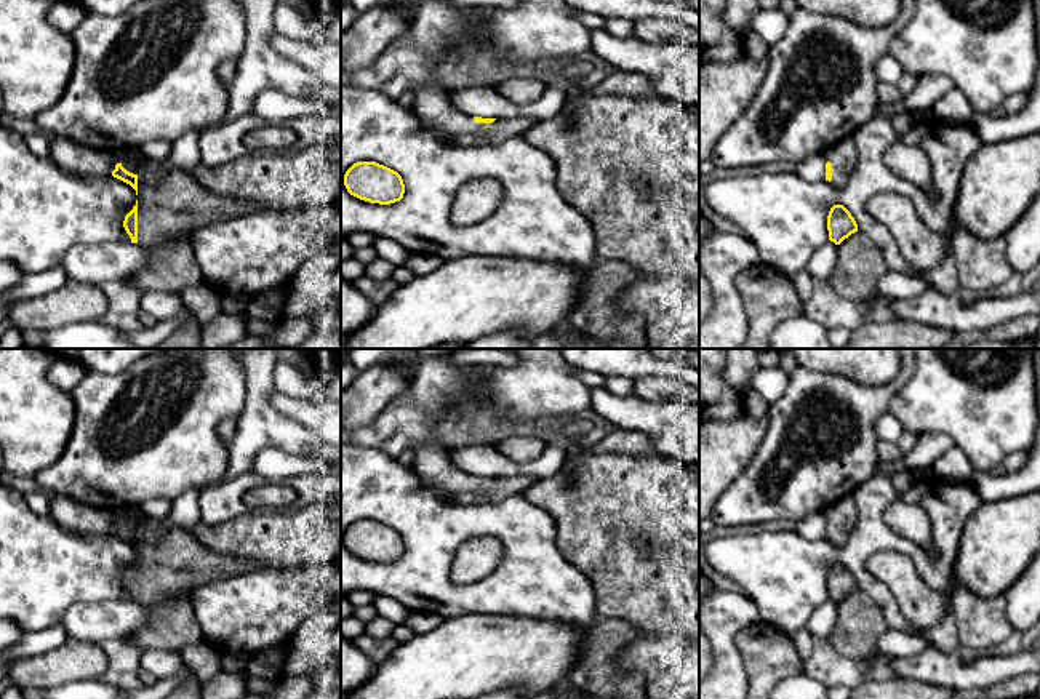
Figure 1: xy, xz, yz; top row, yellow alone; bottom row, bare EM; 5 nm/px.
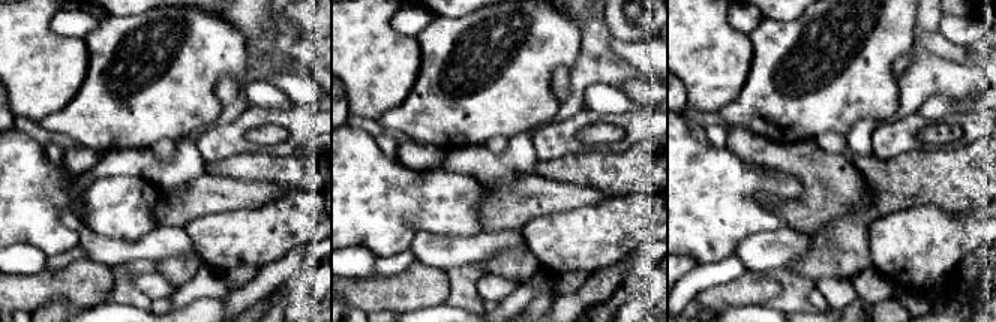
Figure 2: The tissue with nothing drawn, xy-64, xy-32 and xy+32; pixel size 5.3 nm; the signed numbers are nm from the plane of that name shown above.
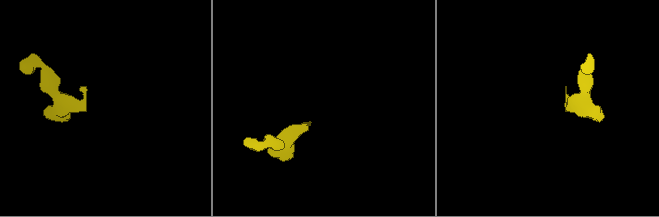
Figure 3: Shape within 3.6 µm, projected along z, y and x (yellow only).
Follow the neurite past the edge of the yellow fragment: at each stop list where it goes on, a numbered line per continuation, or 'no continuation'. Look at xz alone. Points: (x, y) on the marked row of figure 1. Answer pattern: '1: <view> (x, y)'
1: xz (431, 106)

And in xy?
1: xy (172, 203)

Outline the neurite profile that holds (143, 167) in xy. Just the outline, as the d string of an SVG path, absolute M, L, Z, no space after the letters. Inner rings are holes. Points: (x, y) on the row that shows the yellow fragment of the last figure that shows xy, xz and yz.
M141 152L131 158L123 158L120 163L126 171L138 176L138 181L141 178L152 178L157 173L157 162L149 160Z

